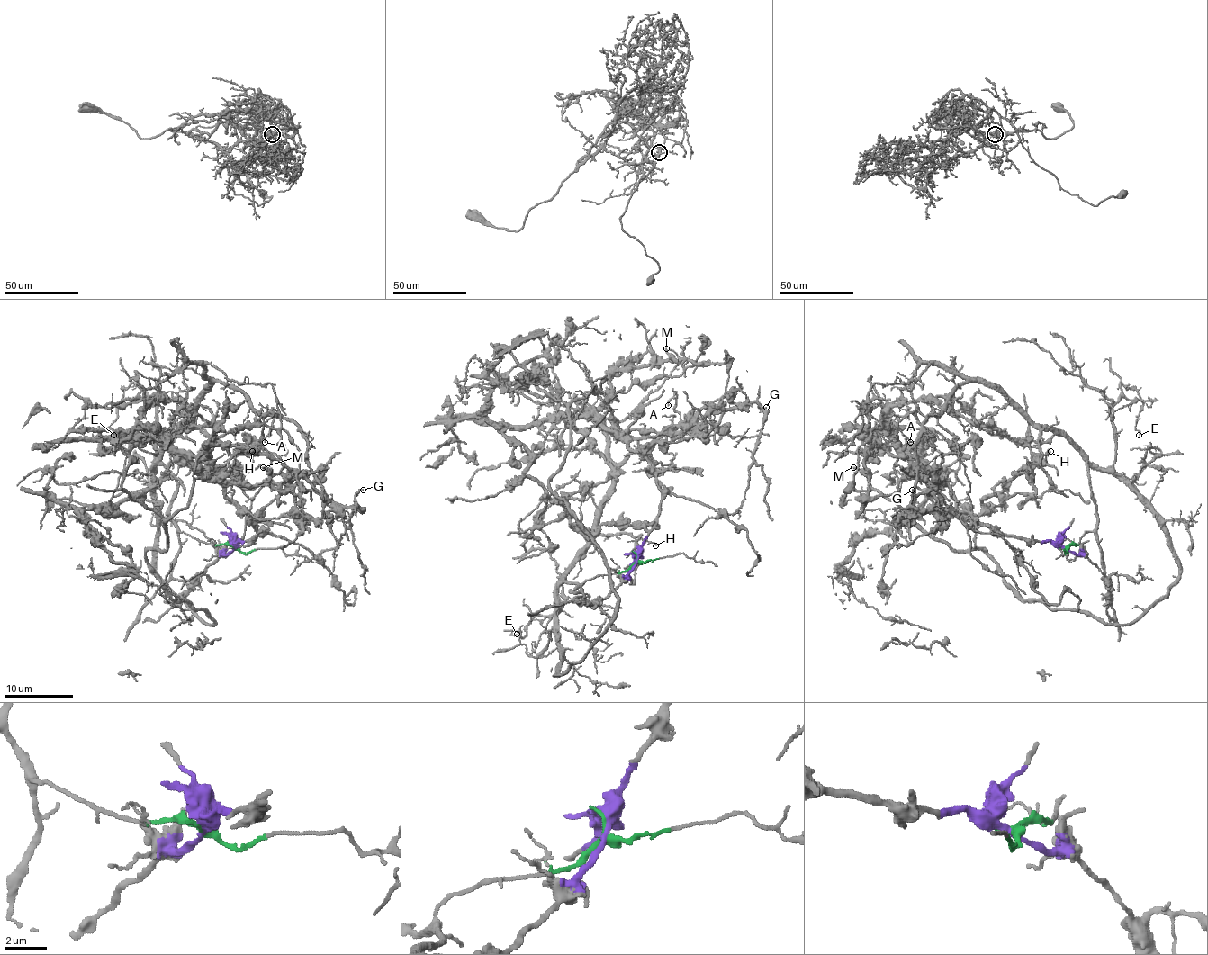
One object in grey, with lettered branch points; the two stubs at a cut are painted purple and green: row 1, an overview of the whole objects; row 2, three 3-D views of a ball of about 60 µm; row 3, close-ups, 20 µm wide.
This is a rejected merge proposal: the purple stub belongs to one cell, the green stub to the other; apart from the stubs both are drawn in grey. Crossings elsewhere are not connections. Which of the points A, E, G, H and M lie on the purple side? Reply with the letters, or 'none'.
M

